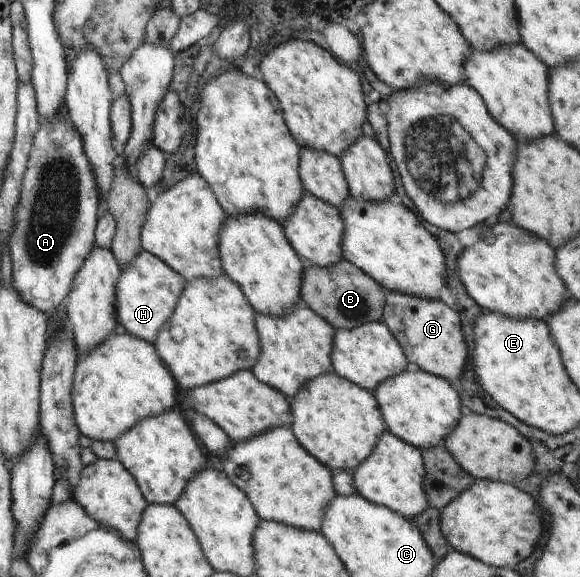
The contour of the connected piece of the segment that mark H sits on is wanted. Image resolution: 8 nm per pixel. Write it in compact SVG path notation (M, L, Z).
M146 250L137 254L129 266L120 269L120 279L116 284L117 321L133 336L154 344L164 322L173 314L186 281L179 273Z

